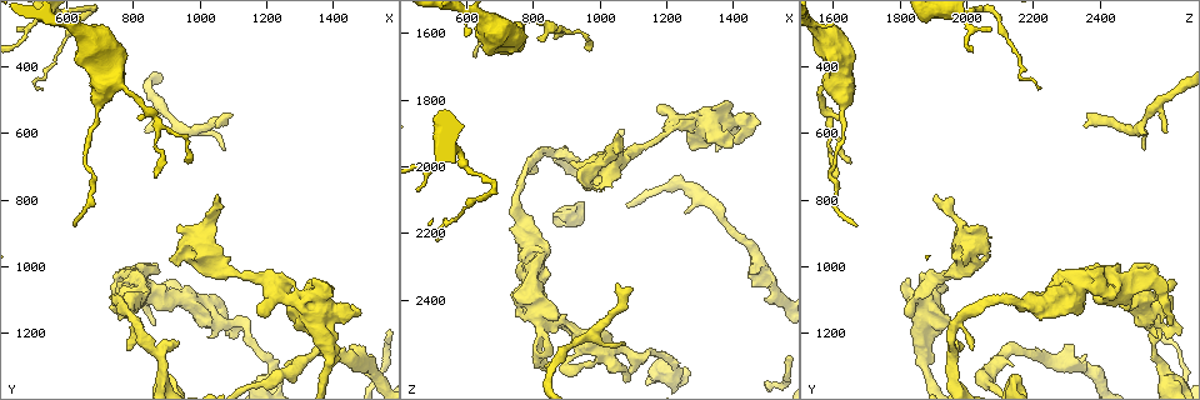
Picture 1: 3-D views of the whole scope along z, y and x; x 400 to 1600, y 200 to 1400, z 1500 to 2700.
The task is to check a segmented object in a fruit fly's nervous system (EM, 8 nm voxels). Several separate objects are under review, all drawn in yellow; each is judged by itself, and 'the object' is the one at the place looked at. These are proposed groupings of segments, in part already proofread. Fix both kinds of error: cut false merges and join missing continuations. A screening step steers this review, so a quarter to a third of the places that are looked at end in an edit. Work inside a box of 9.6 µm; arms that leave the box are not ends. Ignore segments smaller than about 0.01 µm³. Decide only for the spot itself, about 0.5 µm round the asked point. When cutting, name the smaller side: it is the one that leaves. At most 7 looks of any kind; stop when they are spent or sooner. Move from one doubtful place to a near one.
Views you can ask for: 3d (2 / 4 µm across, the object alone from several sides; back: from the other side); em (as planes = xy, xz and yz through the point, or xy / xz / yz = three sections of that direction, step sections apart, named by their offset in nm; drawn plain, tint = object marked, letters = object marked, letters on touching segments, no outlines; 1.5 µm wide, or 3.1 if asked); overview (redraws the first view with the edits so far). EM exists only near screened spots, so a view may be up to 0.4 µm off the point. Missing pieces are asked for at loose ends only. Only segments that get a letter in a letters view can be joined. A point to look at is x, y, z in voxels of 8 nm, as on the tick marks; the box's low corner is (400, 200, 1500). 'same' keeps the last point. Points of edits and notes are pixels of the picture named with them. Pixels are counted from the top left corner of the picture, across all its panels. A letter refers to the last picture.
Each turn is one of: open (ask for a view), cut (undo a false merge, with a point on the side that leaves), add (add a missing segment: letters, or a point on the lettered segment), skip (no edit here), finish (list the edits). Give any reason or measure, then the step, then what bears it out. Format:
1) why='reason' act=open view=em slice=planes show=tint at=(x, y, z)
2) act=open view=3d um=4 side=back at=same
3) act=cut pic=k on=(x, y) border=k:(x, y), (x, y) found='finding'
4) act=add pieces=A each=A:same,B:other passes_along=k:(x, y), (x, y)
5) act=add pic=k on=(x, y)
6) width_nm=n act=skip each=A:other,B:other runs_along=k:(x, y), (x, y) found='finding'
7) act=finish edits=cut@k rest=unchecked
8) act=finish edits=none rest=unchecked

why='tapers out' act=open view=em slice=planes show=letters at=(860, 730, 1620)

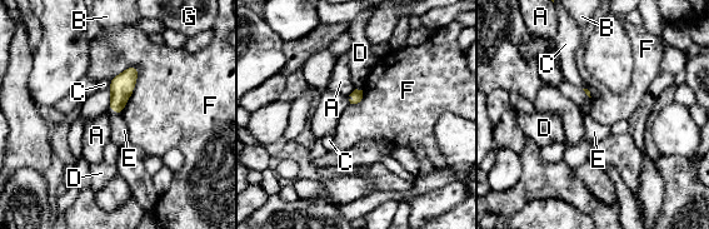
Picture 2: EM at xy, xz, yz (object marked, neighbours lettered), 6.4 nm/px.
act=skip each=A:other,B:other,C:other,D:other,E:other,F:other,G:other border=2:(134, 65), (136, 83), (120, 114) found='none of them fits'

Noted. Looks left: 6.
why='free end' act=open view=em slice=planes show=letters at=(870, 990, 2470)

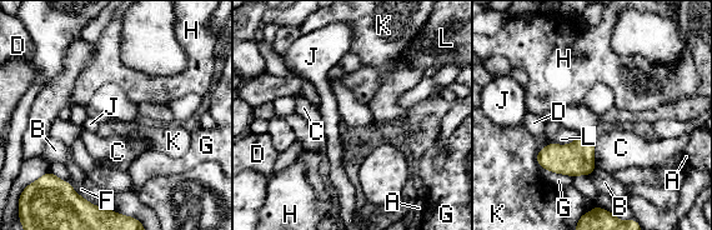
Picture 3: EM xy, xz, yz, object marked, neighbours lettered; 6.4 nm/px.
longest_contact=G:220nm act=skip each=A:other,B:other,C:other,D:other,F:other,G:other,H:other,J:other,K:other,L:other found='none of them fits'

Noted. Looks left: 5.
why='three arms meet' act=open view=3d um=2 at=(1220, 1300, 2590)

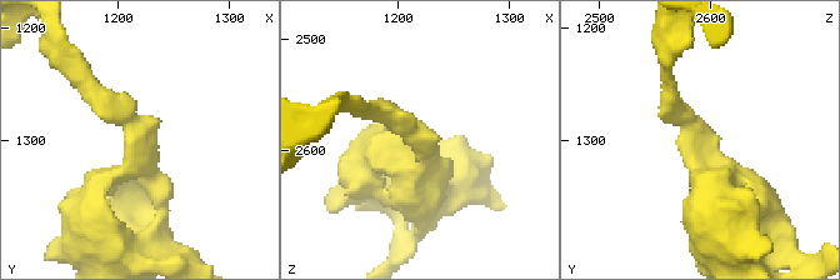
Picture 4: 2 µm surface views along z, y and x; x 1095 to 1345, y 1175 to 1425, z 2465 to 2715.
act=open view=em slice=xz step=8 show=tint at=(1218, 1308, 2590)

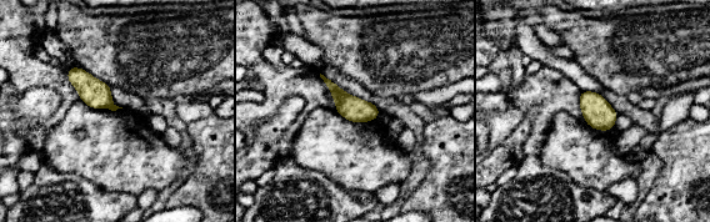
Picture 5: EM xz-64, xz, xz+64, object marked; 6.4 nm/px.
act=open view=em slice=xz step=8 show=letters at=same

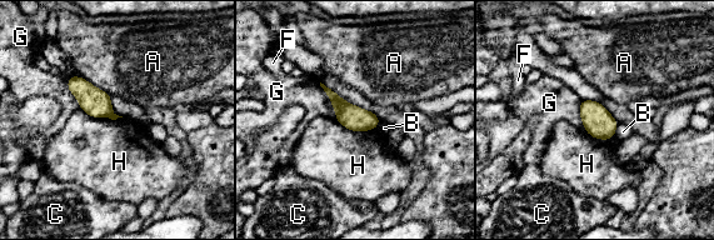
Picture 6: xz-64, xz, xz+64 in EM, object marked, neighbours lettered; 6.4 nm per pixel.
width_nm=190 act=cut pic=6 on=(353, 118) each=A:other,B:other,C:other,F:other,G:other,H:other border=6:(346, 101), (336, 116) found='a second neuron is stuck on'

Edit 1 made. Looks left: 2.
act=finish edits=cut@6 rest=unchecked

